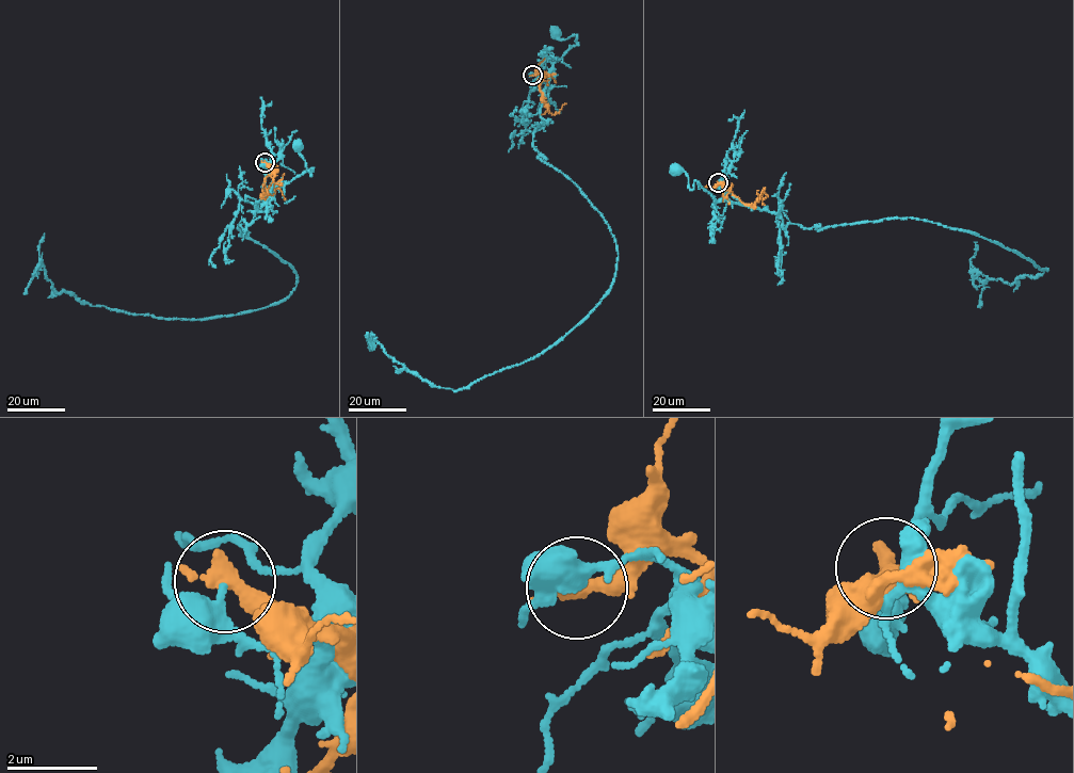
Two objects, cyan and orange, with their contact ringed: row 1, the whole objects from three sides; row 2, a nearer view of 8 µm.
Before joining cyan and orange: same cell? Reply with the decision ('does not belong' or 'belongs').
does not belong

